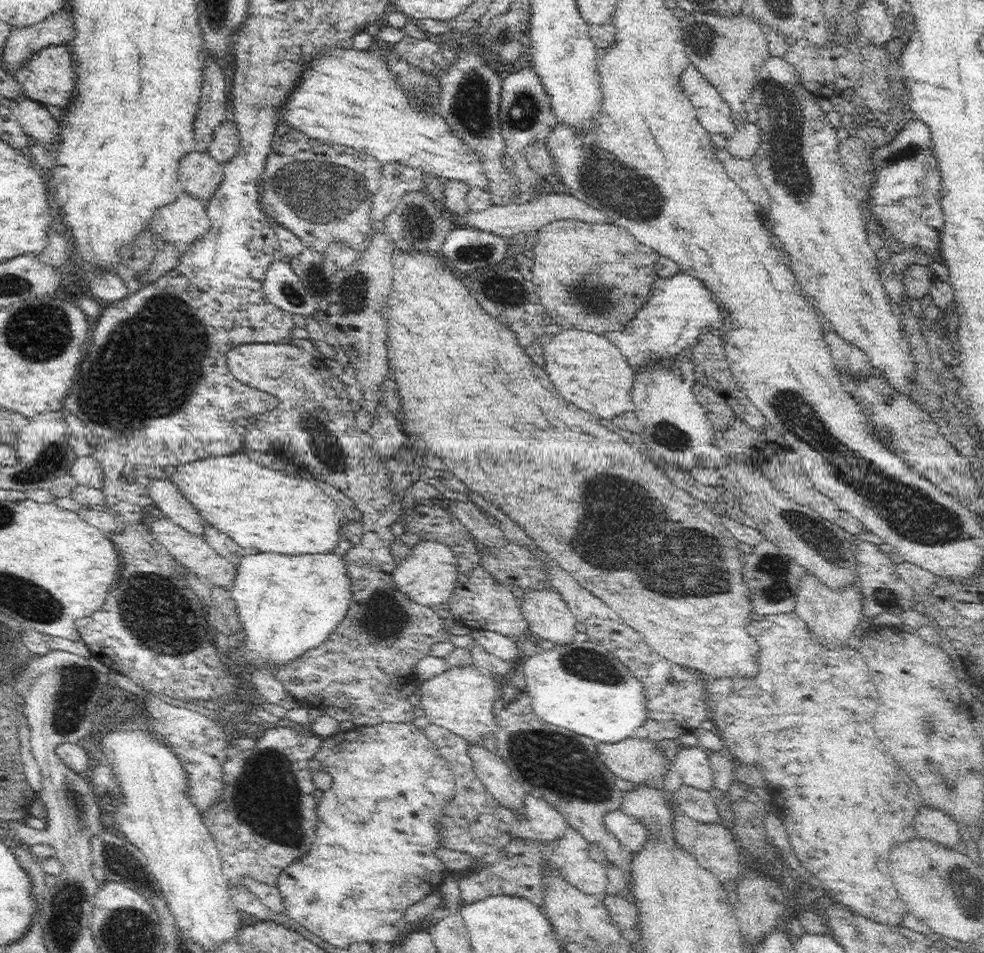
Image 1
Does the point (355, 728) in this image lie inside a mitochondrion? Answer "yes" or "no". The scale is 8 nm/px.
no

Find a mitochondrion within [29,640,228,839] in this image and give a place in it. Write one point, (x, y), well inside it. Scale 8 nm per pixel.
(73, 681)

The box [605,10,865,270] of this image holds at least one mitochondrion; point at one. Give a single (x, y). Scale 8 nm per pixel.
(788, 168)

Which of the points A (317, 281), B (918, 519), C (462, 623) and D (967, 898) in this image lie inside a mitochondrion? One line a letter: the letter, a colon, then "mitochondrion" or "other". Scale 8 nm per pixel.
A: mitochondrion
B: mitochondrion
C: other
D: mitochondrion

